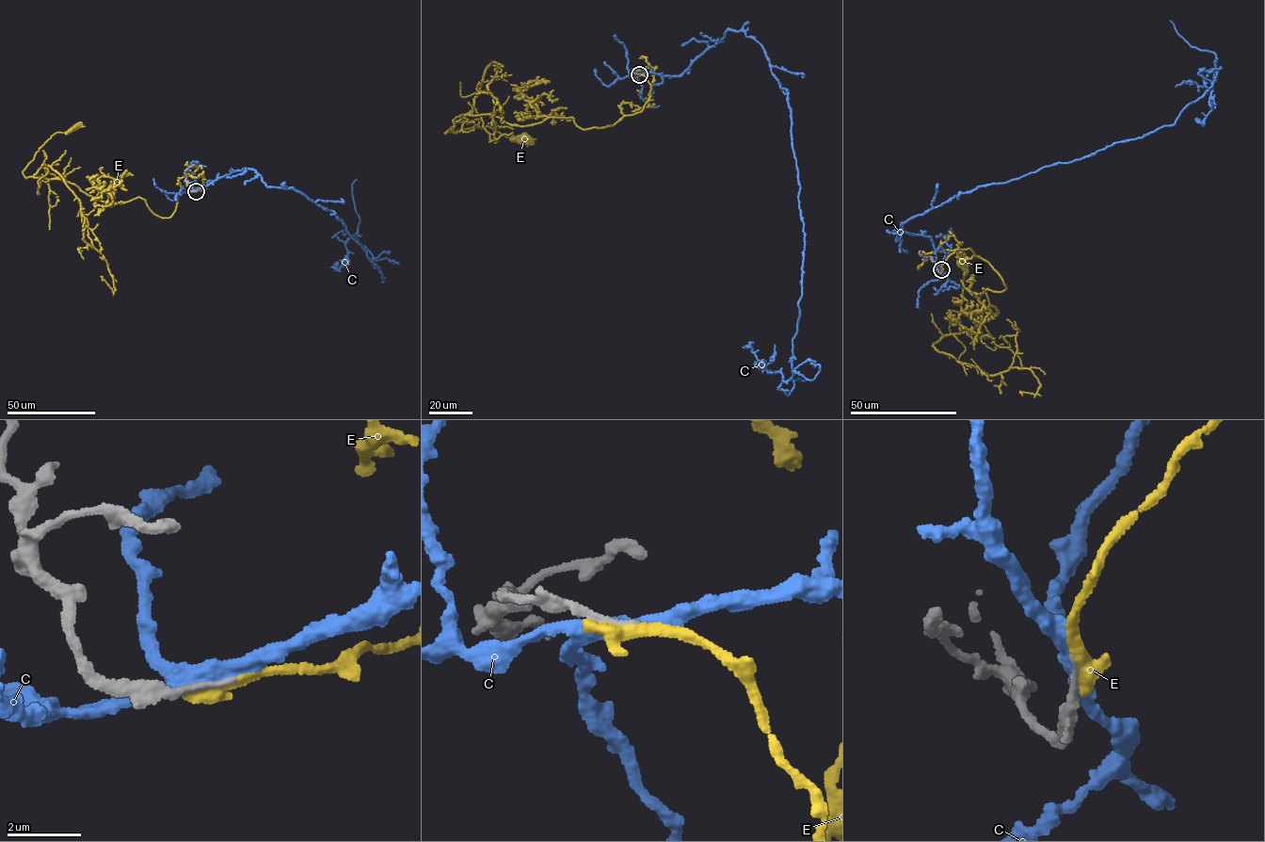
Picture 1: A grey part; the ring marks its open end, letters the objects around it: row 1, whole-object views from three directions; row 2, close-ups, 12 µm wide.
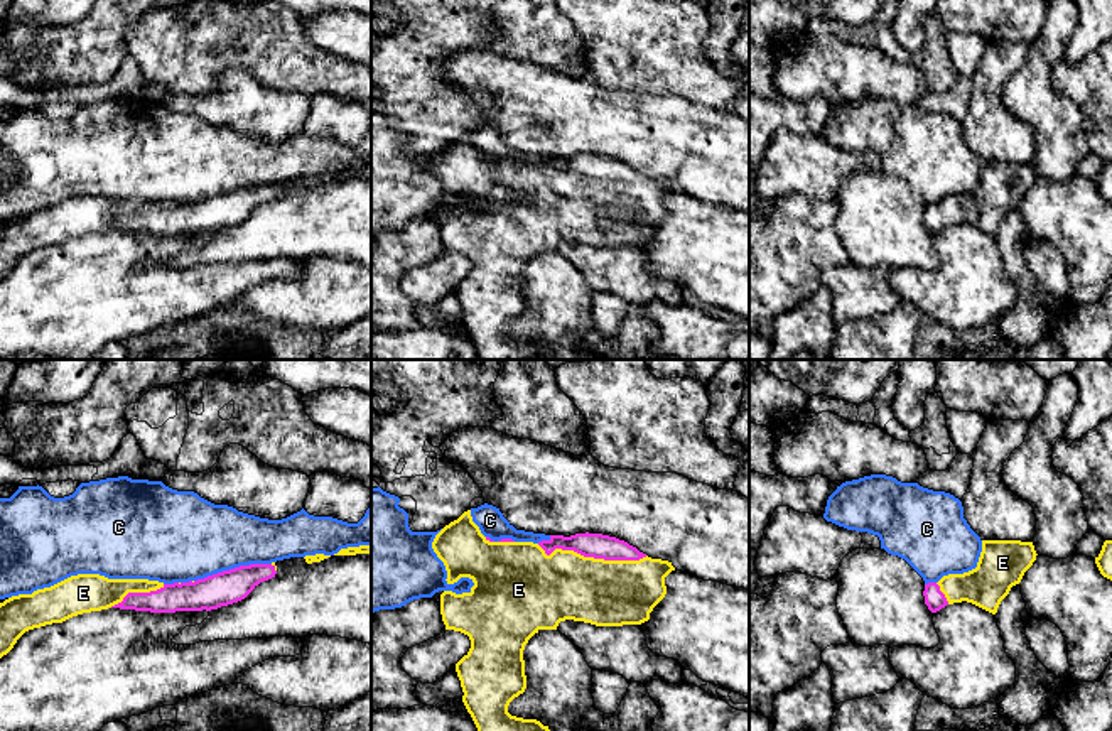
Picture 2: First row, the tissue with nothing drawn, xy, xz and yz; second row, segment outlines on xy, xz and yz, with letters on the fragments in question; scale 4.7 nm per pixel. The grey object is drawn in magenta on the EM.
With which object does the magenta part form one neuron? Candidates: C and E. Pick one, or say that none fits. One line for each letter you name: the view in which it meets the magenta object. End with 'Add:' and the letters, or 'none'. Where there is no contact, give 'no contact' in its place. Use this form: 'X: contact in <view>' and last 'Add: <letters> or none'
E: contact in xz
Add: E

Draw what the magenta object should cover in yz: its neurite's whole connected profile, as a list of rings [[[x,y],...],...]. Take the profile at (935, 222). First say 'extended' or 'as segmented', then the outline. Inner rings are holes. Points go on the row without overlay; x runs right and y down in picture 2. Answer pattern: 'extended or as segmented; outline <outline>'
extended; outline [[[982,162],[977,189],[925,206],[925,226],[937,235],[947,226],[967,223],[996,236],[1001,223],[1021,204],[1036,177],[1033,164]]]

